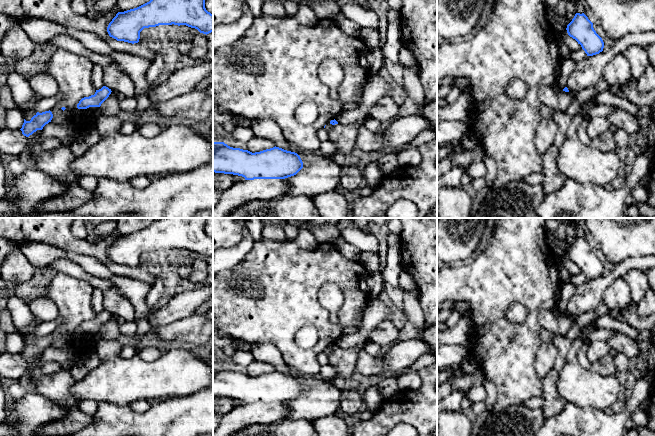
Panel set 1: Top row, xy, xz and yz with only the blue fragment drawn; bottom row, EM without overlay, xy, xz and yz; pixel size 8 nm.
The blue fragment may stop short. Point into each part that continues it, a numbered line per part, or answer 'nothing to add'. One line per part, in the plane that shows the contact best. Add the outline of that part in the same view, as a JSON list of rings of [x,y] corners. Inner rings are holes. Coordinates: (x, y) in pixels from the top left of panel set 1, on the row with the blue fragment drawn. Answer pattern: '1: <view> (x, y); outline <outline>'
nothing to add

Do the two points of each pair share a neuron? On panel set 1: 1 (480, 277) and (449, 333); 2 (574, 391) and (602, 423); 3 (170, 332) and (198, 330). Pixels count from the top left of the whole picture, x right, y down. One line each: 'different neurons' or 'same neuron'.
1: different neurons
2: different neurons
3: same neuron

